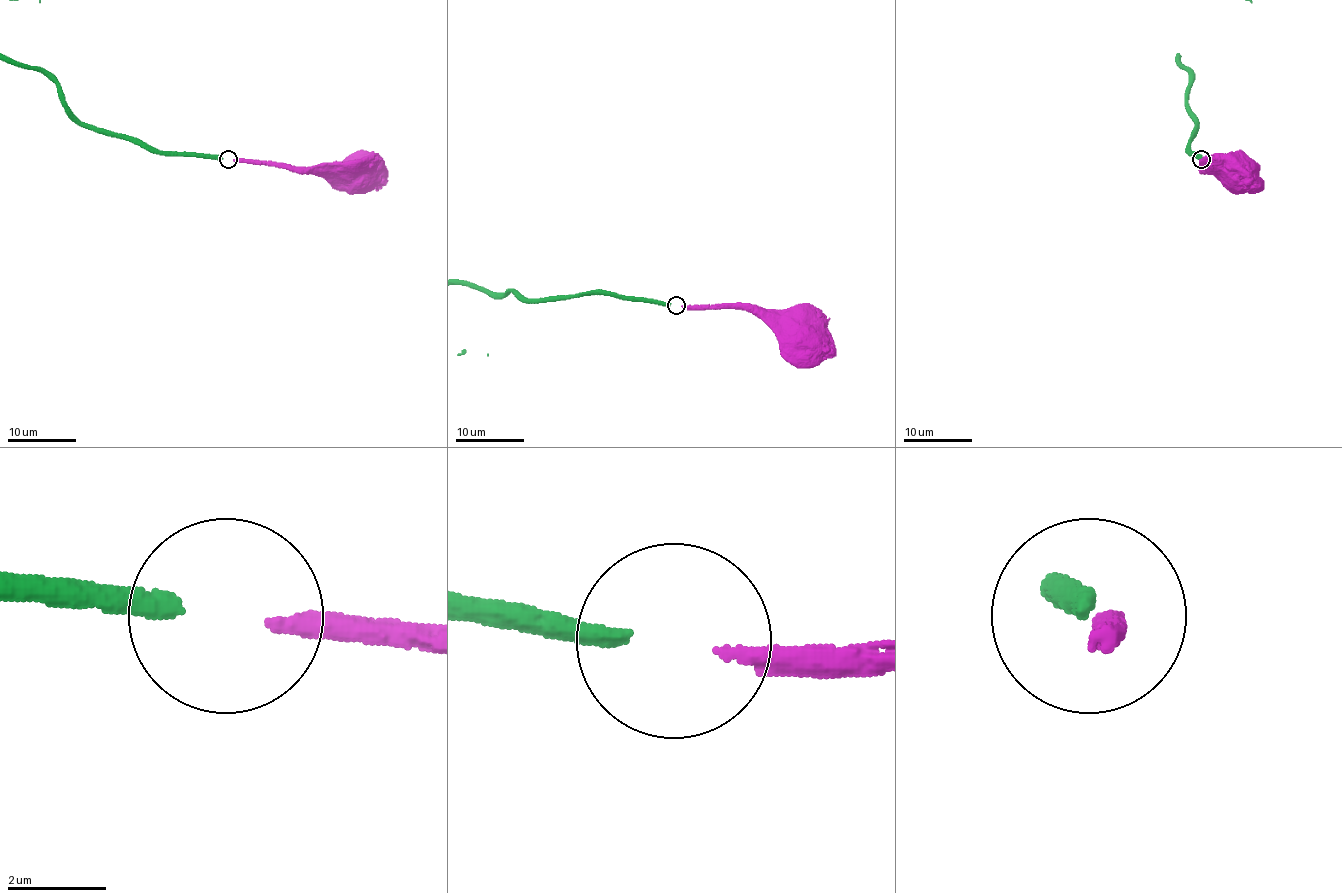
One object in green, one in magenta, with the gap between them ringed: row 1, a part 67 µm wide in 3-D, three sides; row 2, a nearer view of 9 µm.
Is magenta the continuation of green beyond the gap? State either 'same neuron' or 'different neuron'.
same neuron

